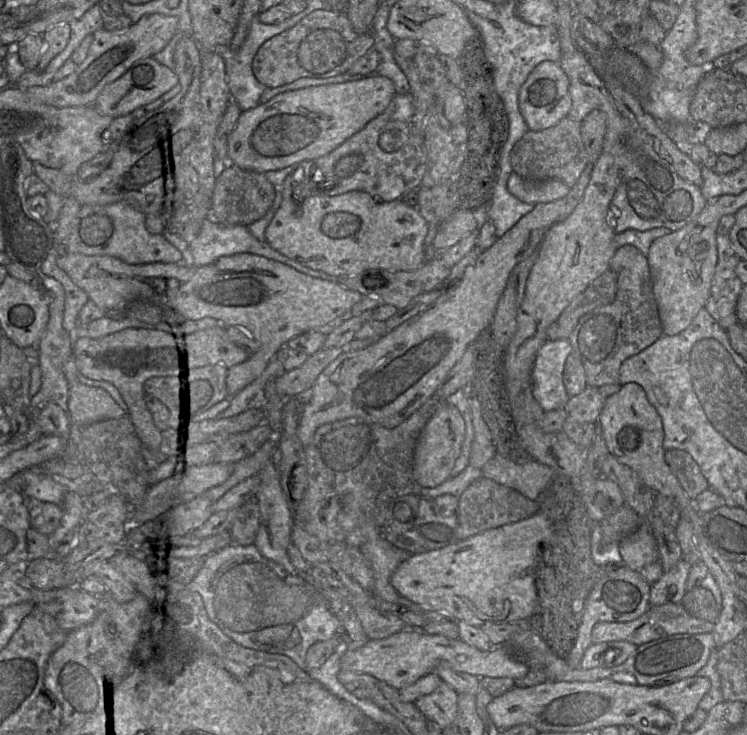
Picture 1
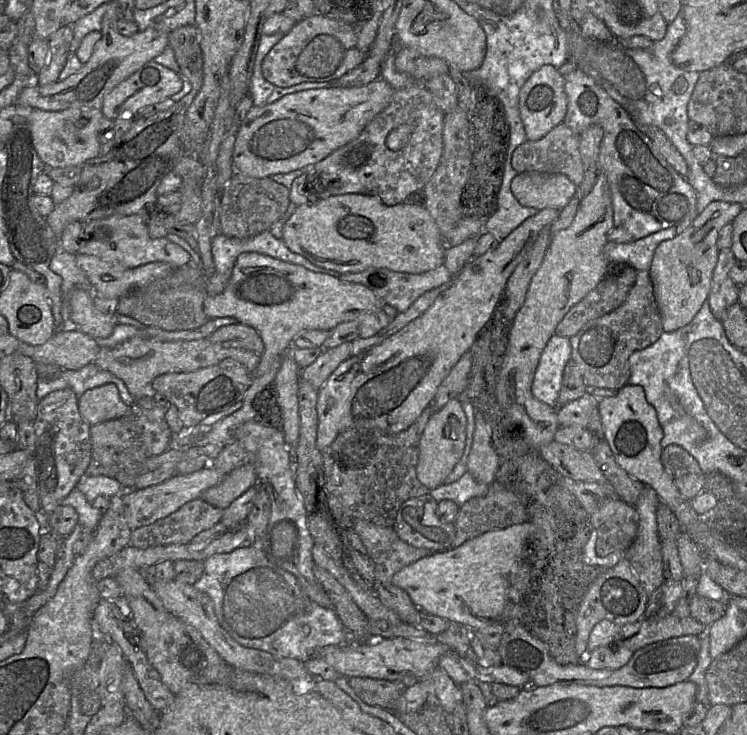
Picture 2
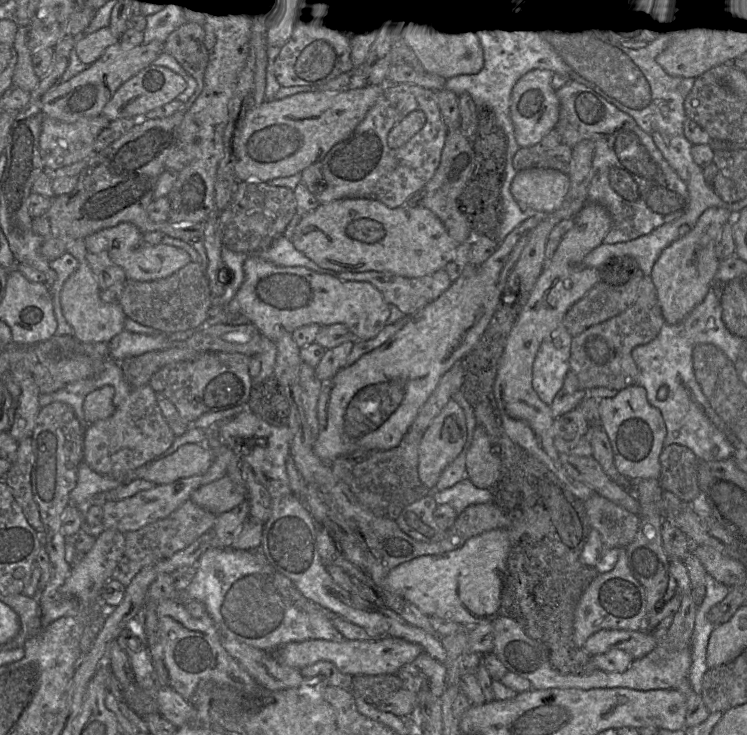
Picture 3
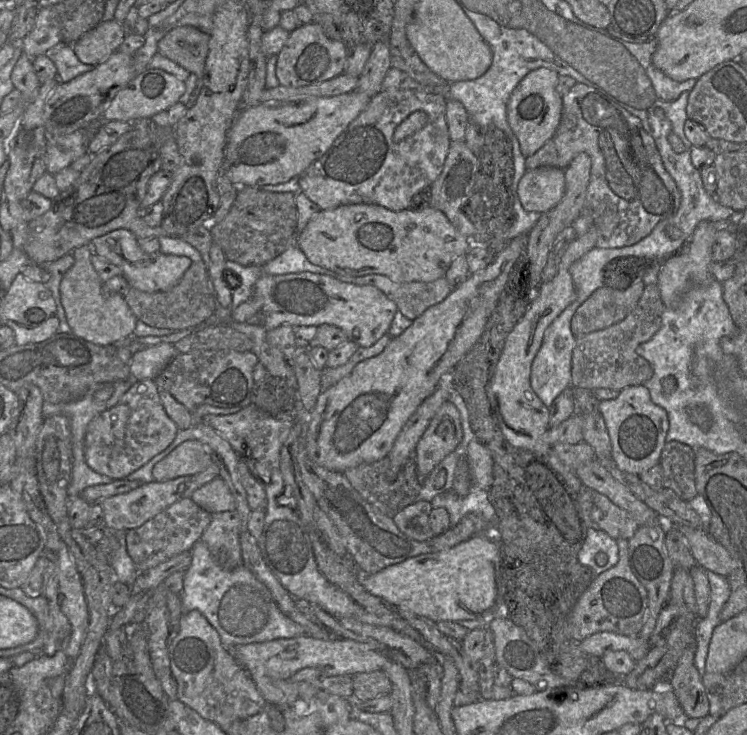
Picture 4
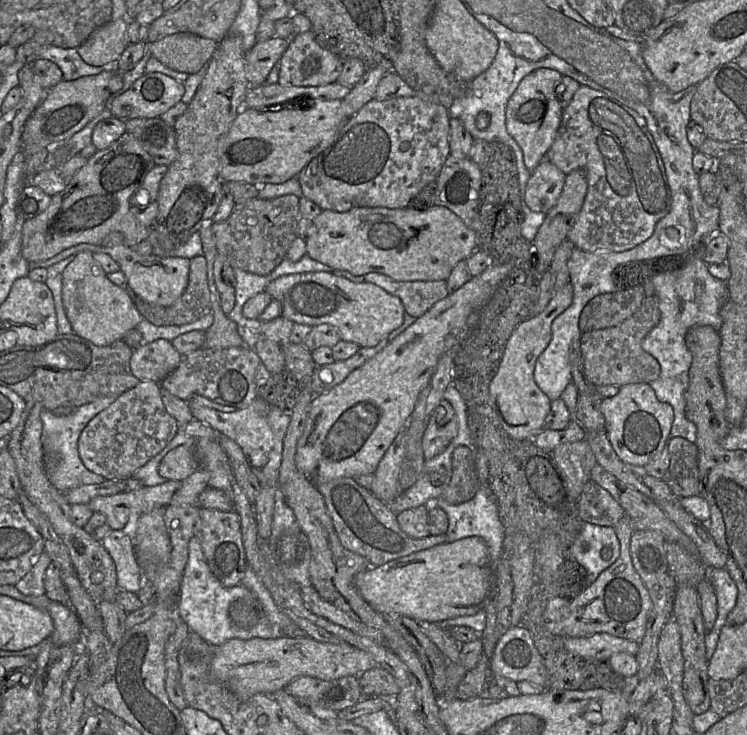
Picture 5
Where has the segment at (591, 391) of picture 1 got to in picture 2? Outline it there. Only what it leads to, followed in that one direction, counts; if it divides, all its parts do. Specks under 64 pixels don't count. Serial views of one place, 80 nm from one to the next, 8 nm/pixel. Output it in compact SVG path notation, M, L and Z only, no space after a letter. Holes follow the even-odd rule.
M588 390L582 397L557 407L559 427L588 428L590 417L598 409L599 399Z

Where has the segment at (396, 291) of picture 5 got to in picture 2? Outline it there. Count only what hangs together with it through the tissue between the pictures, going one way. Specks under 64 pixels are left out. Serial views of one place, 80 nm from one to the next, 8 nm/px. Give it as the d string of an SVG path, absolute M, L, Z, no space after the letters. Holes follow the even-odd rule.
M443 265L422 274L394 272L385 268L369 268L357 273L336 273L336 279L369 288L383 304L395 308L399 313L406 311L424 293L449 283L452 277Z

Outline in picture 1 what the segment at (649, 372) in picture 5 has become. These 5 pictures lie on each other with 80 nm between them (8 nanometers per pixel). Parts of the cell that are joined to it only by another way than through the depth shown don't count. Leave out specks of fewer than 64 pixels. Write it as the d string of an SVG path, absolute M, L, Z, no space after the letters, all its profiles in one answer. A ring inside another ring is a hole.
M624 245L617 248L610 260L609 269L617 274L615 299L610 304L597 307L583 315L568 338L572 346L572 354L580 359L584 367L587 386L595 388L619 384L622 363L652 345L663 334L647 257L633 245Z

